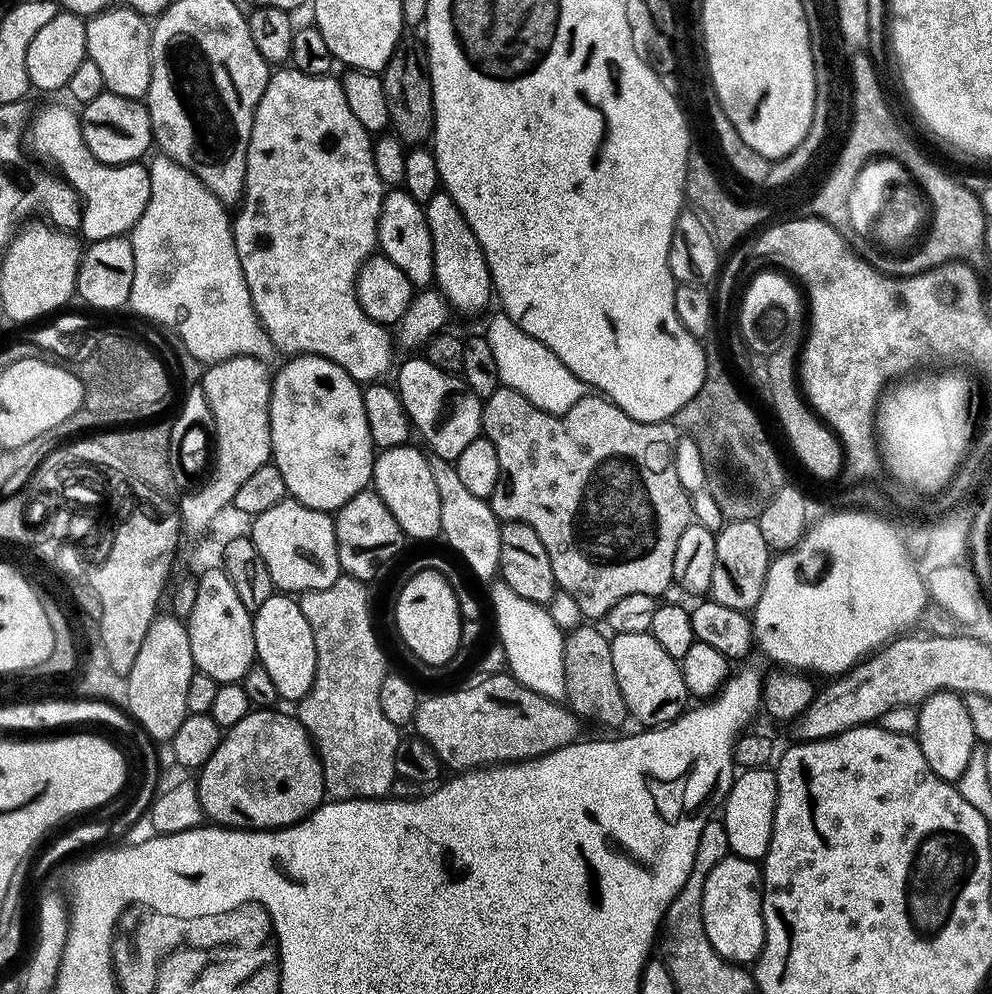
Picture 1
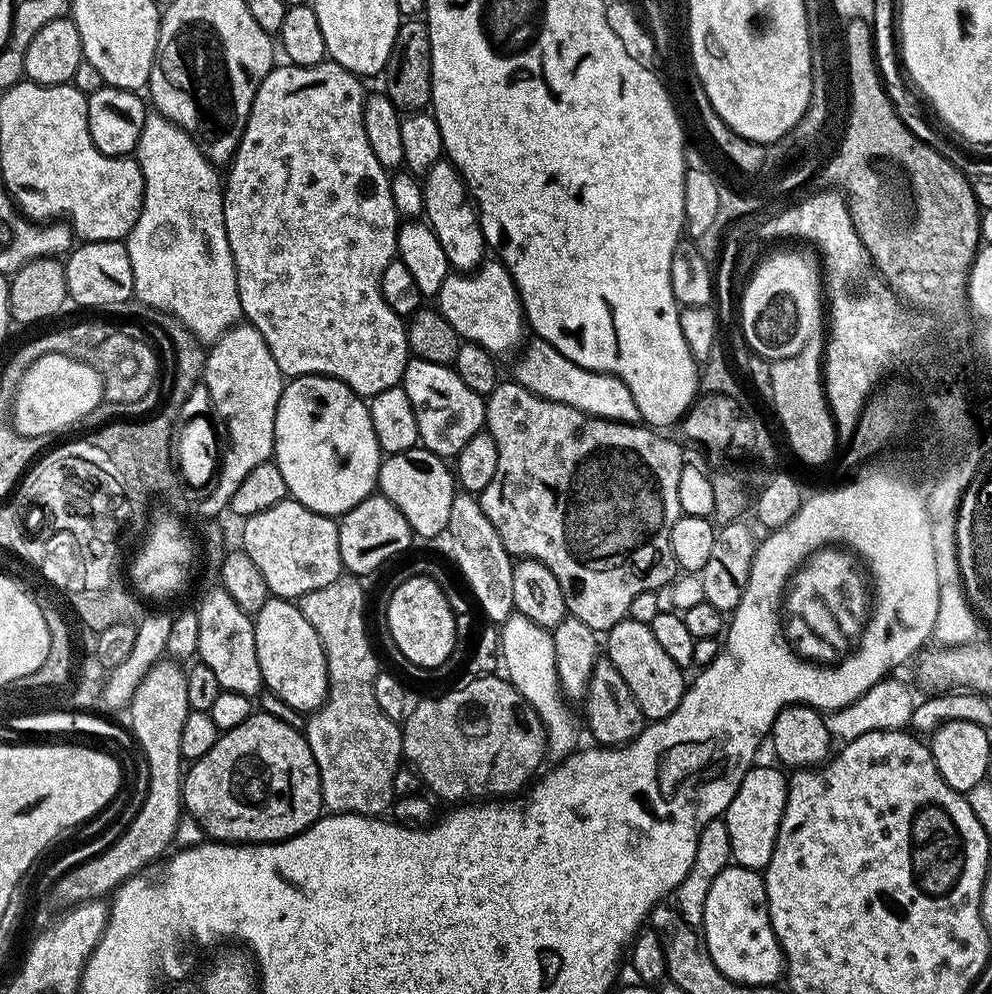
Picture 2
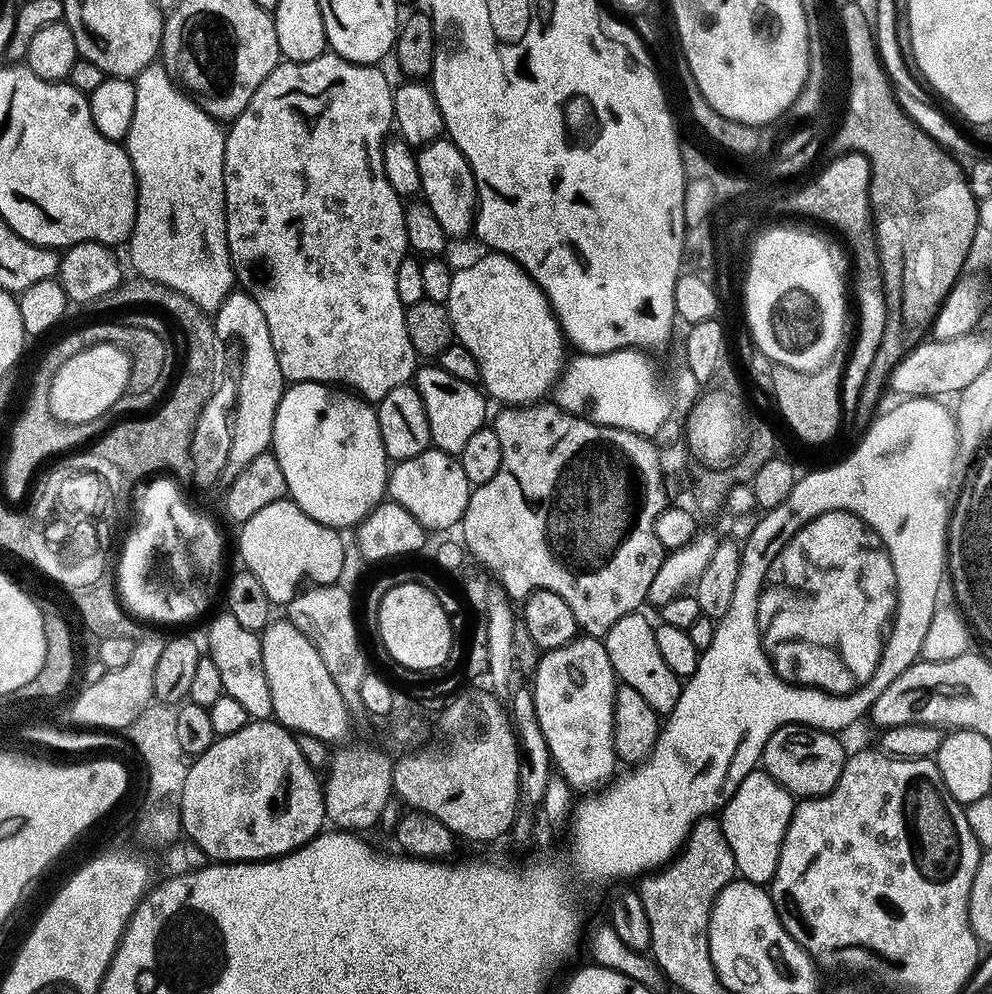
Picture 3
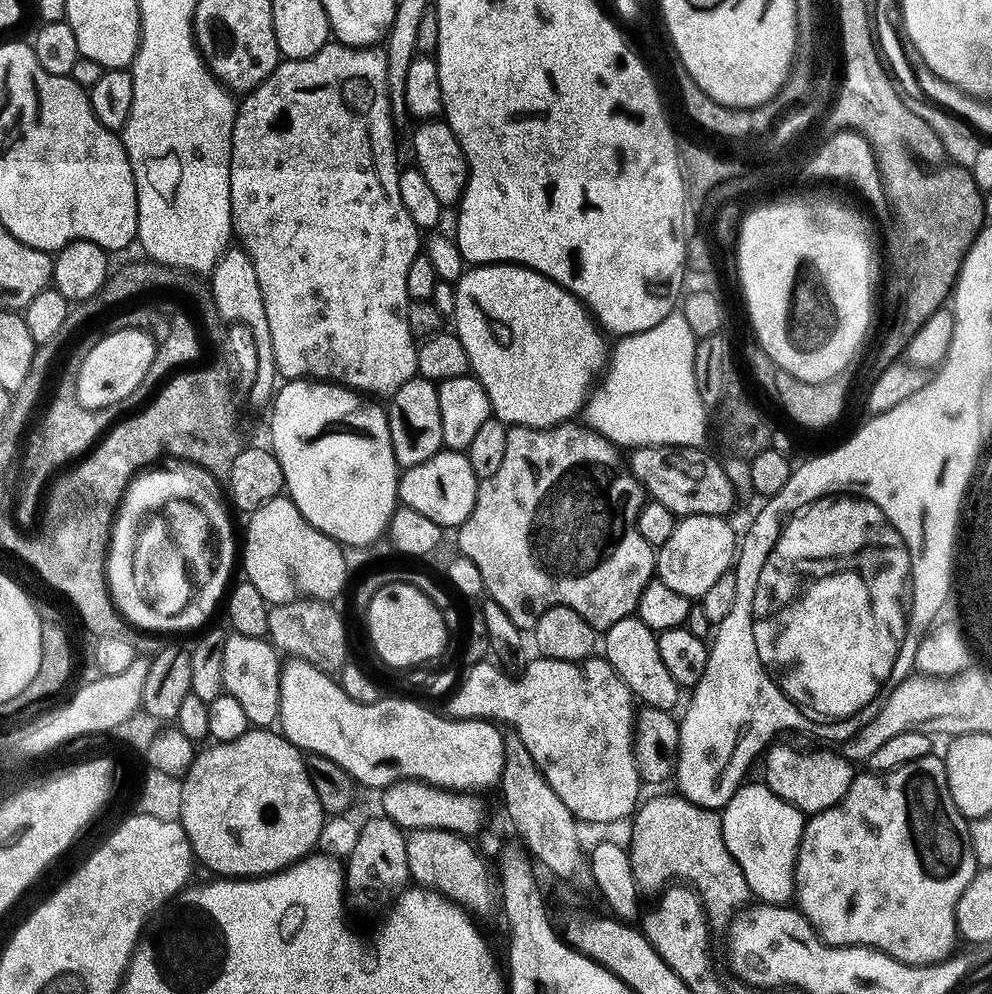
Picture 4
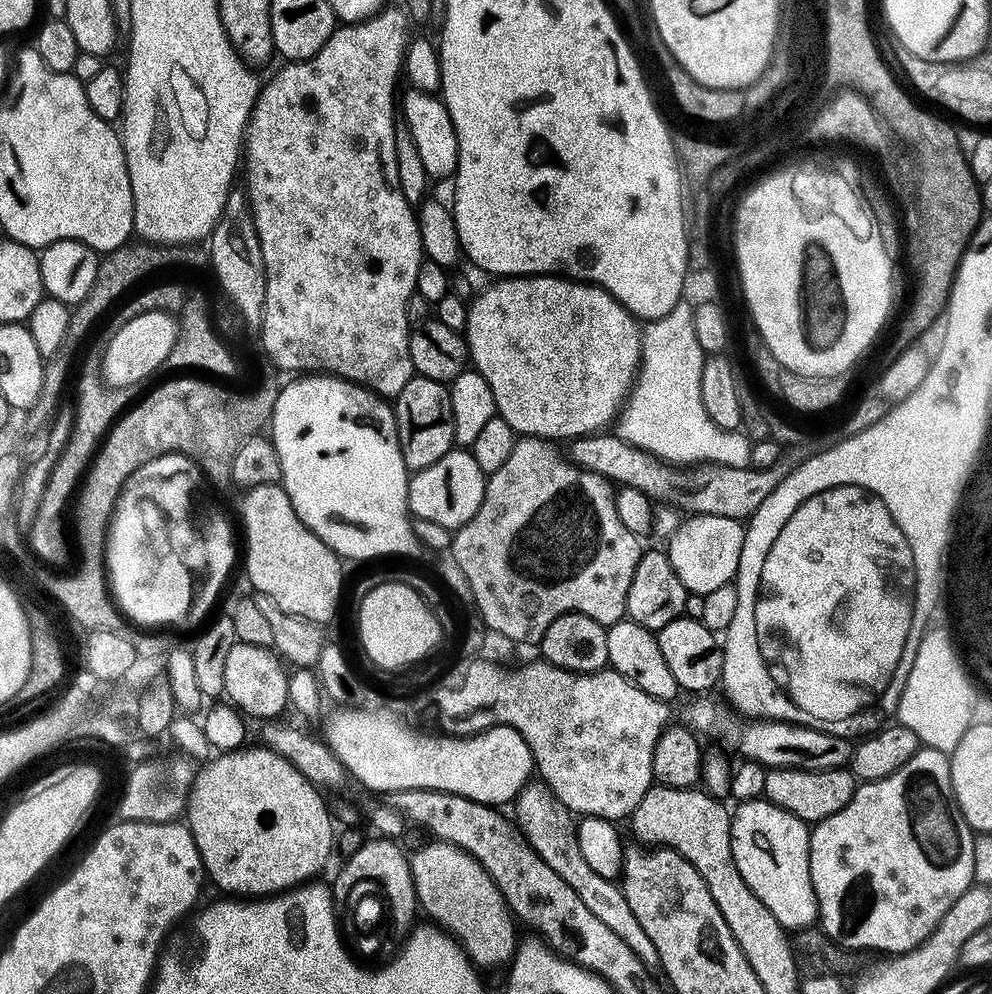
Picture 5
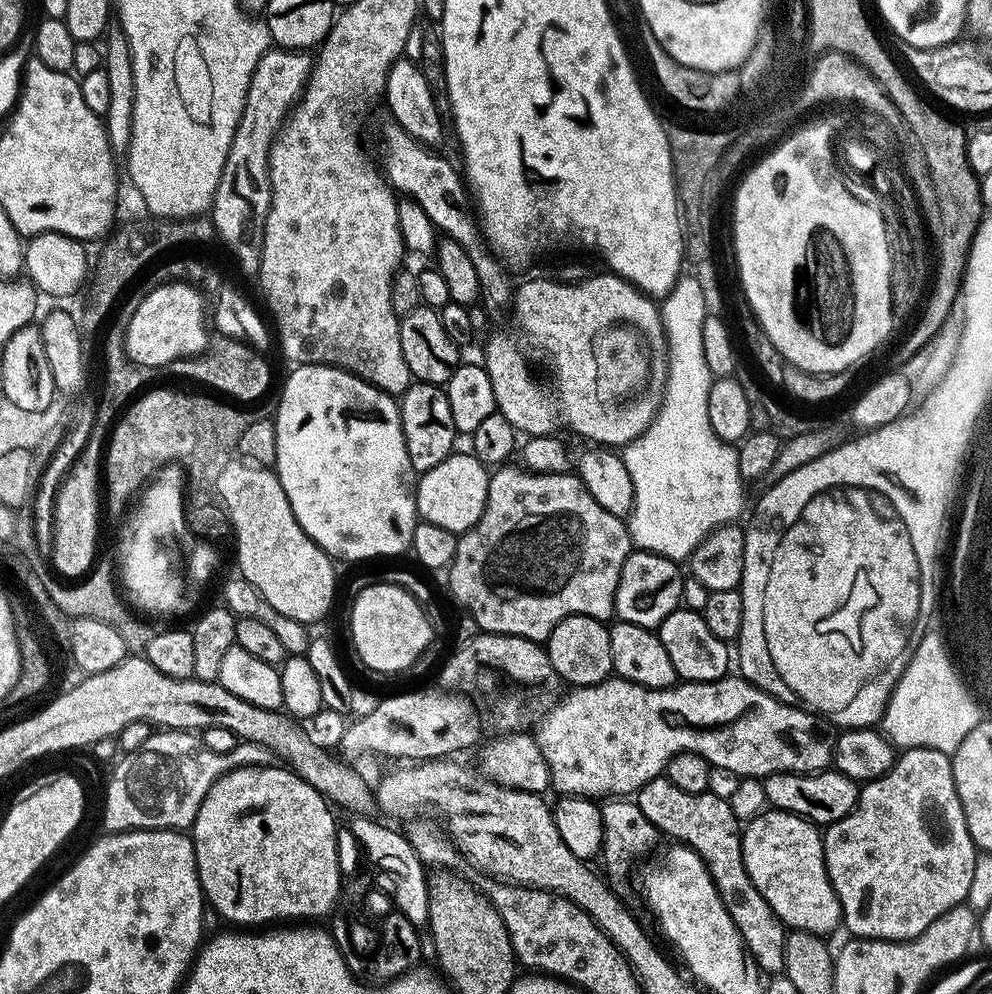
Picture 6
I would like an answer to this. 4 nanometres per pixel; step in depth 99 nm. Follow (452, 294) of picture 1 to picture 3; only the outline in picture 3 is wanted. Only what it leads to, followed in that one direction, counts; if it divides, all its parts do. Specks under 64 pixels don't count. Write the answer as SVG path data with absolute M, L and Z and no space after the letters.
M434 140L416 152L420 192L422 199L429 204L442 230L450 238L464 236L473 231L478 207L476 179L458 146L453 140Z

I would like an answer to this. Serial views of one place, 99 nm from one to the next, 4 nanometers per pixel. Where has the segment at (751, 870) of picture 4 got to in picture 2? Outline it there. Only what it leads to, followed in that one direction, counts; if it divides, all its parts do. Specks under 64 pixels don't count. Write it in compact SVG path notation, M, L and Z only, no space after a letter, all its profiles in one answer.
M752 768L749 772L747 769L741 775L738 790L722 817L732 847L732 860L741 868L767 868L776 849L776 835L788 797L788 780L779 772L781 769L776 768Z

